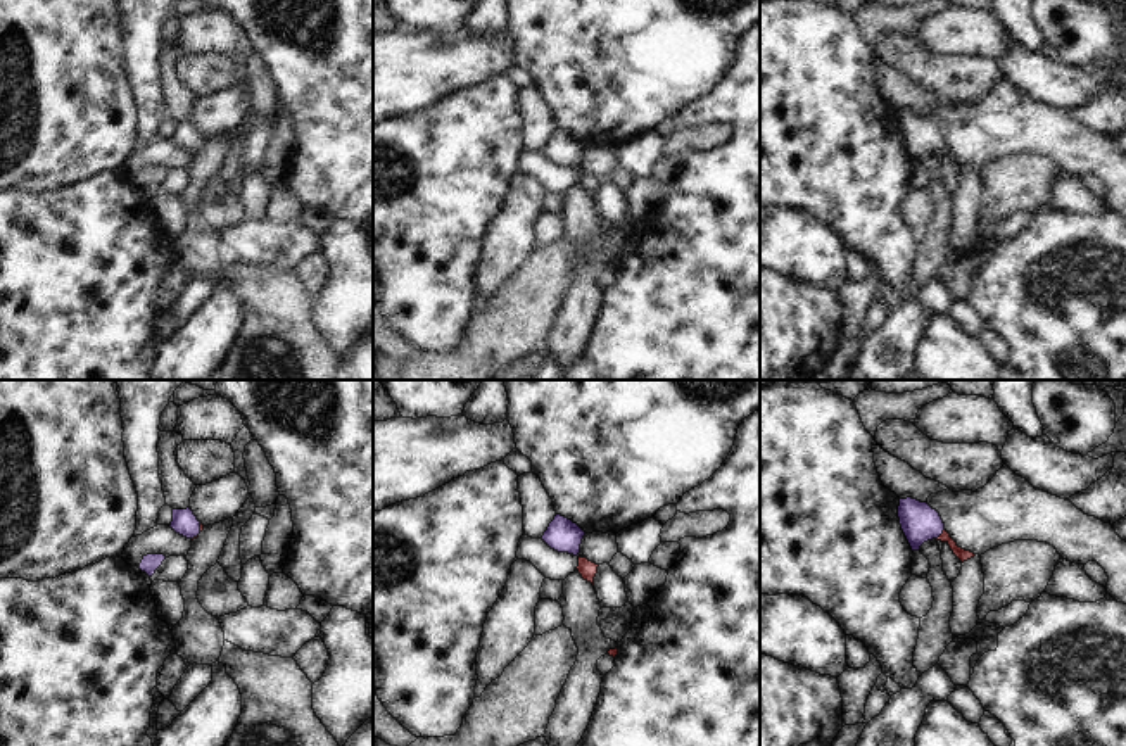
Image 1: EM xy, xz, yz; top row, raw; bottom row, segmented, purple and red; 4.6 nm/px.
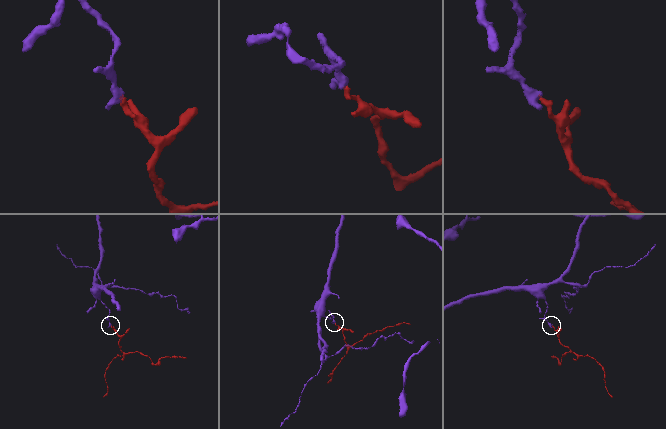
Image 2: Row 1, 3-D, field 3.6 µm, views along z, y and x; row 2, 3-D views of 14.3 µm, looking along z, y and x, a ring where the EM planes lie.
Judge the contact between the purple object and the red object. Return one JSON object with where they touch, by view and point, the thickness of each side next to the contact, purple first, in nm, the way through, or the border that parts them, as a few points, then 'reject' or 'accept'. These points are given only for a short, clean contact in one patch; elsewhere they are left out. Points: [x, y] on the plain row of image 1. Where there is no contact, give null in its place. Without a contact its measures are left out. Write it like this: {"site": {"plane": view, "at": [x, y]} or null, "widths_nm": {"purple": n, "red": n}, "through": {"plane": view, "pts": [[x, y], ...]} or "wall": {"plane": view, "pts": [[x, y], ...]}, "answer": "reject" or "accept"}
{"site": {"plane": "yz", "at": [942, 145]}, "widths_nm": {"purple": 180, "red": 60}, "through": {"plane": "yz", "pts": [[919, 135], [942, 145], [962, 168]]}, "answer": "accept"}

